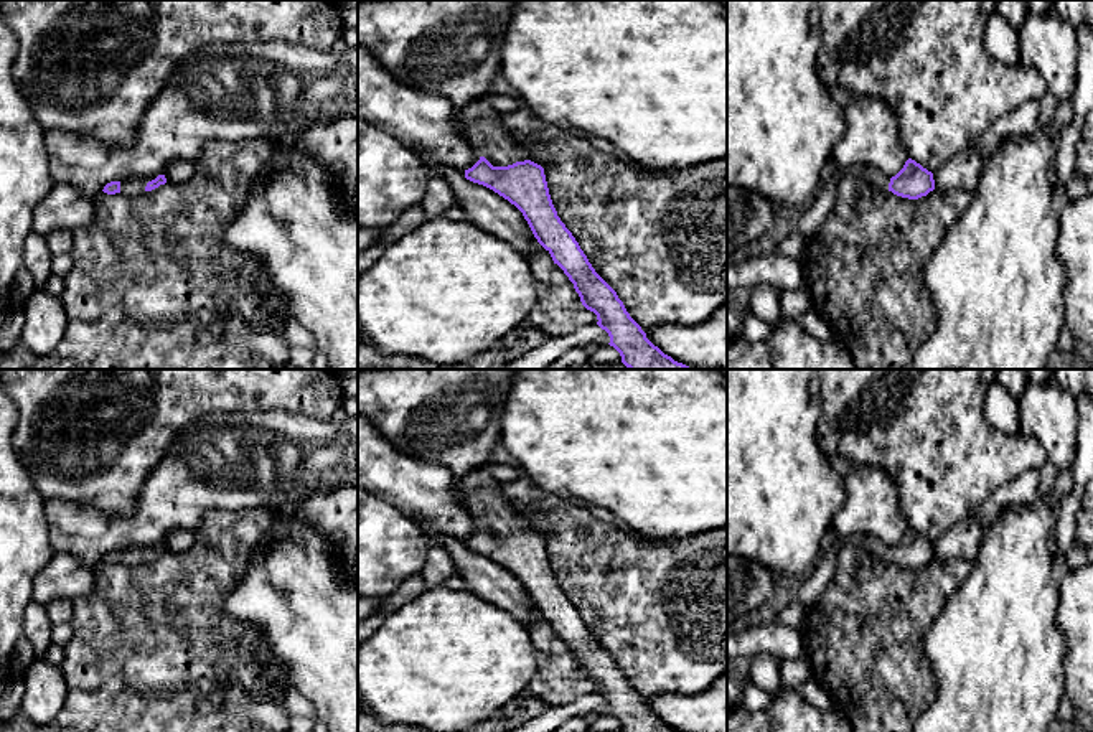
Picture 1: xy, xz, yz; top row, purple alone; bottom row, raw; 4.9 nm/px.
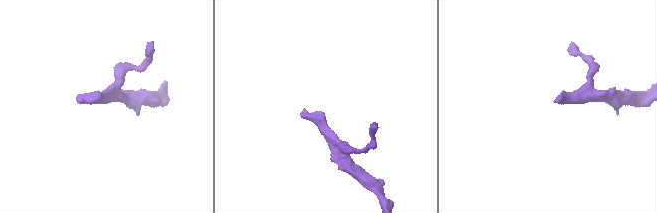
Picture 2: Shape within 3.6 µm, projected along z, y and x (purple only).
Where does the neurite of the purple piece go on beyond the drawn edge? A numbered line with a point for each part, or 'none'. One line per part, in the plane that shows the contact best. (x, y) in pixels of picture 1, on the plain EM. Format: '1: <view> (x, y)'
1: xz (482, 493)

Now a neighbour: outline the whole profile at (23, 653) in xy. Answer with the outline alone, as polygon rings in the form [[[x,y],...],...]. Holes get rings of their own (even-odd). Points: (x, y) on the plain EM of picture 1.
[[[21,636],[13,648],[13,669],[15,673],[25,671],[35,659],[35,651],[26,636]]]

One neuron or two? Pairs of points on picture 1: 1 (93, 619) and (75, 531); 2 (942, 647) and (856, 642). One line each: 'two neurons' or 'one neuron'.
1: two neurons
2: two neurons

